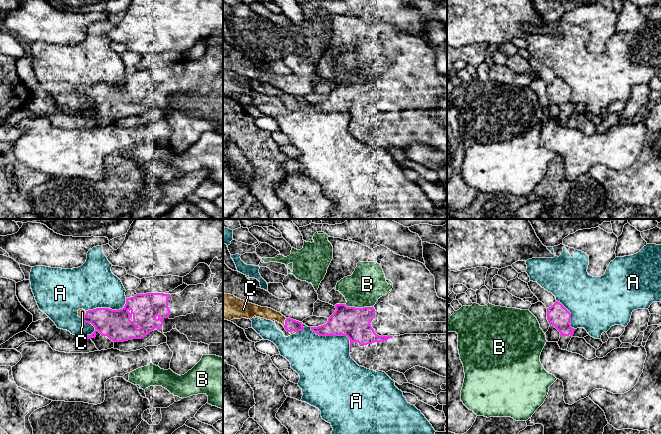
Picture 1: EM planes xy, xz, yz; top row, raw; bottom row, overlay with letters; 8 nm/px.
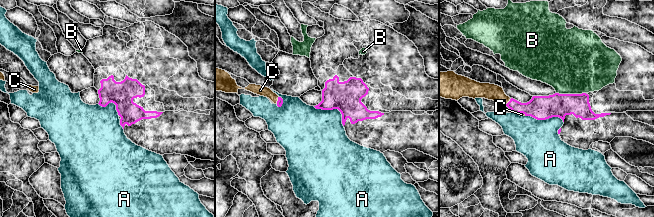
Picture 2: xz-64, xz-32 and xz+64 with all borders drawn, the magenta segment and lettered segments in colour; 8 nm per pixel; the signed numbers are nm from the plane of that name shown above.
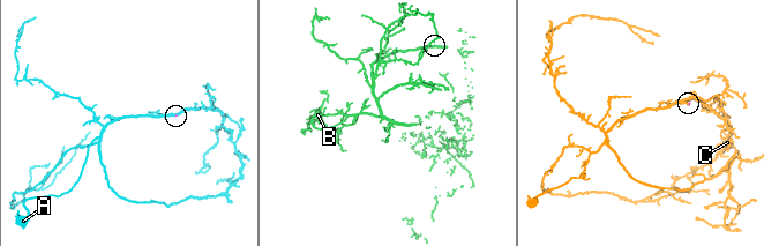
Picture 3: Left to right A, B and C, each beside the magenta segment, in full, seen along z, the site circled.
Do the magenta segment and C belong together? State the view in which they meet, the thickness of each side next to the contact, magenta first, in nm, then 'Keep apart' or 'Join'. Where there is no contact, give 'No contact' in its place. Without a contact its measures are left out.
Touches magenta in xz. Thickness 100 nm (magenta) against 100 nm. Join

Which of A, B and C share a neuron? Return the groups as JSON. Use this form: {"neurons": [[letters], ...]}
{"neurons": [["A"], ["B"], ["C"]]}

